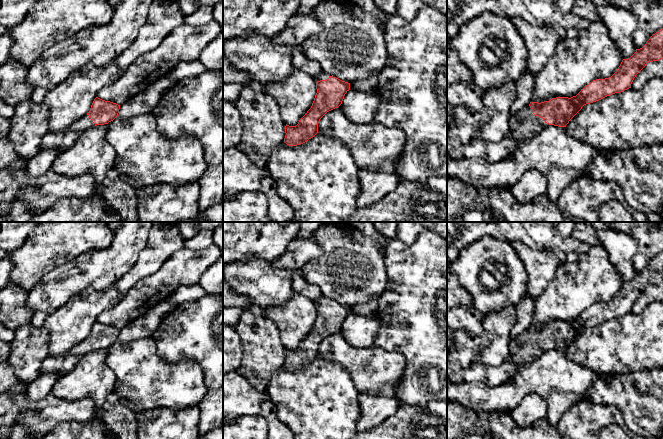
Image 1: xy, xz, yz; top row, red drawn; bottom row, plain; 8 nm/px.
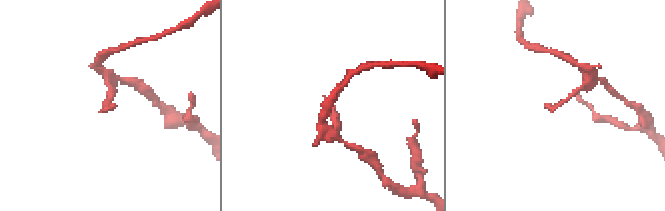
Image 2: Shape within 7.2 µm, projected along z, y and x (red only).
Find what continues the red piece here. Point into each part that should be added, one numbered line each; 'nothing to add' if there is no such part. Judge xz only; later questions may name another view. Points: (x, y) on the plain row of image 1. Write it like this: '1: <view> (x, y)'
1: xz (323, 299)

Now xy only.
1: xy (62, 364)

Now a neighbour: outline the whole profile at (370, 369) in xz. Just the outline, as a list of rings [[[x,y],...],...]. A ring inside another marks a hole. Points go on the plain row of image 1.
[[[341,329],[327,336],[320,343],[318,357],[341,365],[349,373],[355,388],[364,393],[378,393],[385,385],[390,385],[397,394],[406,365],[406,358],[401,353],[388,351],[375,345],[368,348],[355,347],[343,337]]]

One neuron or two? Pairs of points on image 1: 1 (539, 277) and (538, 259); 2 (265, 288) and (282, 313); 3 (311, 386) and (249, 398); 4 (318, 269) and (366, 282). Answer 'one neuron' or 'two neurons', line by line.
1: one neuron
2: two neurons
3: two neurons
4: one neuron

